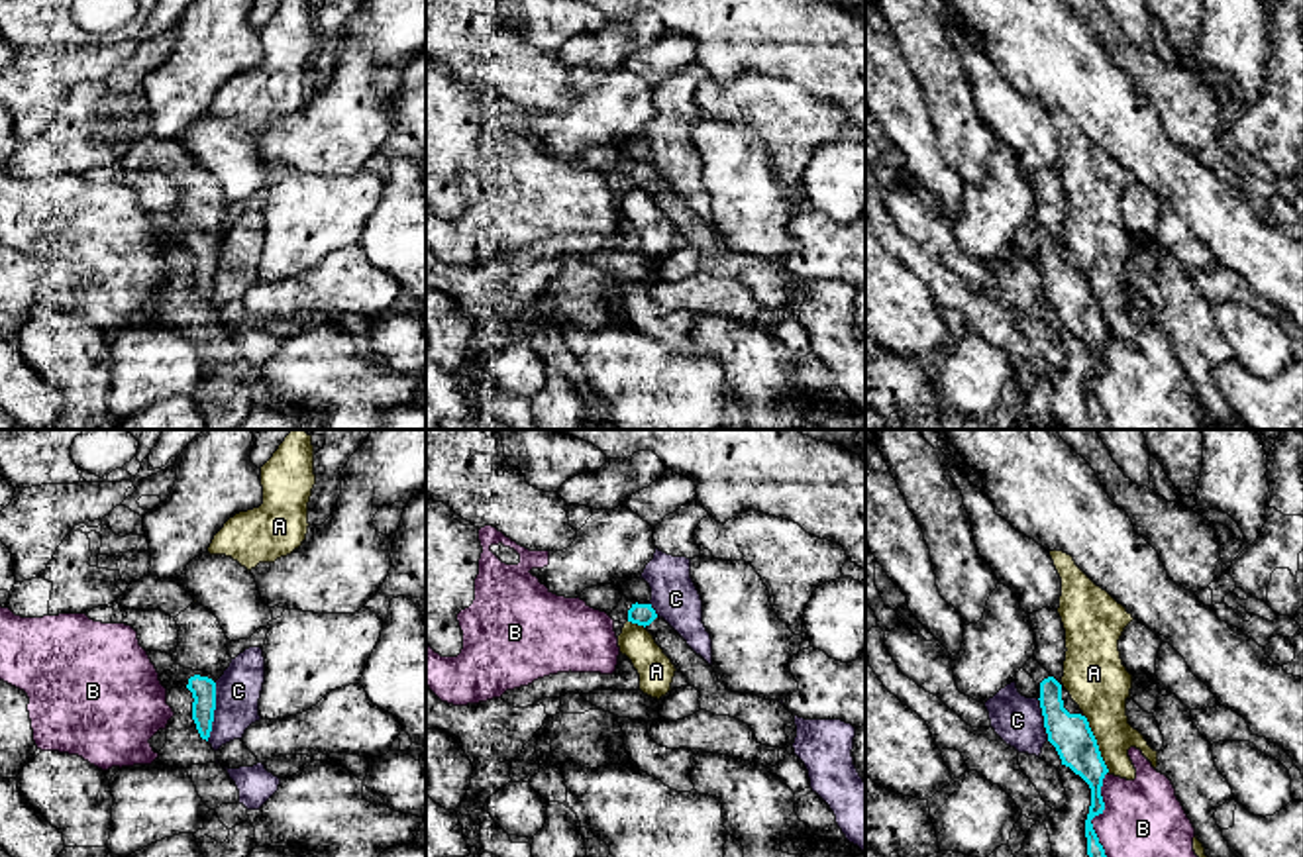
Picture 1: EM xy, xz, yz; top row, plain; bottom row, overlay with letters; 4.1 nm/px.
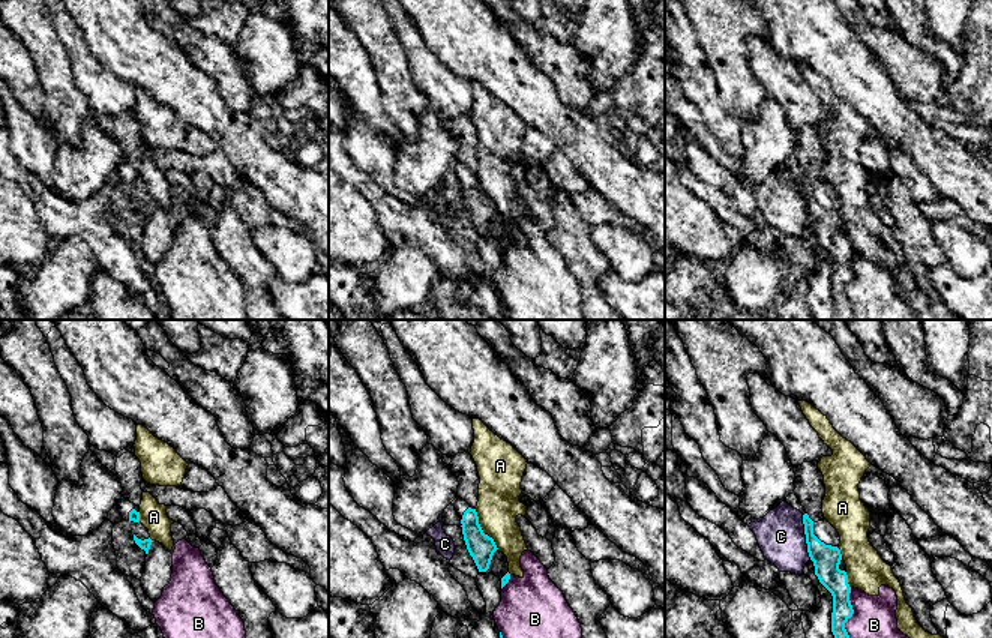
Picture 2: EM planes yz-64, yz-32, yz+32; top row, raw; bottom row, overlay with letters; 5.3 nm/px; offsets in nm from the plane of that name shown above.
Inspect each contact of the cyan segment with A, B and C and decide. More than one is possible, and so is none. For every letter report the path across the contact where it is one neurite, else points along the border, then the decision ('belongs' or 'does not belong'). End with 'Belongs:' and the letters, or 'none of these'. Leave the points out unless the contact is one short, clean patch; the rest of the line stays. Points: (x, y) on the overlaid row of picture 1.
A: border along yz (1084, 714), (1109, 771); does not belong
B: does not belong
C: border along xy (216, 683), (214, 720), (207, 740); does not belong
Belongs: none of these

